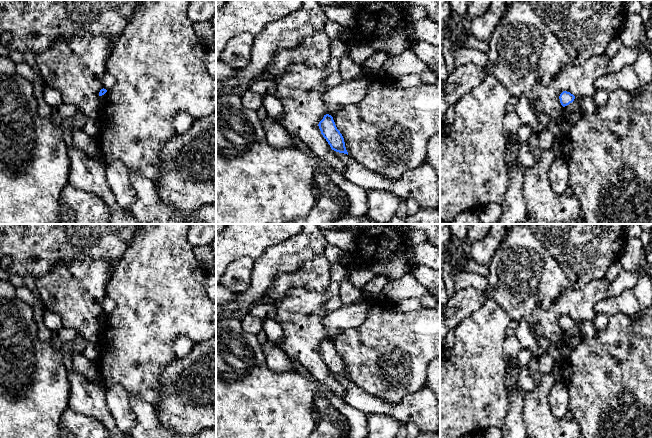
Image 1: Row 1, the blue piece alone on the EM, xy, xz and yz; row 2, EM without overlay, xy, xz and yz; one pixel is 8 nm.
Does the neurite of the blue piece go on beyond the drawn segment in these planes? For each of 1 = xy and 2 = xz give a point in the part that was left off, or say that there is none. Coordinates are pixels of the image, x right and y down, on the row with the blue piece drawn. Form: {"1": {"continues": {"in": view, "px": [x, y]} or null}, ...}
{"1": {"continues": null}, "2": {"continues": null}}

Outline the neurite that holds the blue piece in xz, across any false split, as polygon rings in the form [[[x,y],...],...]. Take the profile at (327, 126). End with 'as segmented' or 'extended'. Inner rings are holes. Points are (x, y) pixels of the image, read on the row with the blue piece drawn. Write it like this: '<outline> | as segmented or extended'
[[[329,114],[324,115],[318,124],[321,134],[326,139],[331,149],[348,155],[342,134],[337,129],[333,117]]] | as segmented

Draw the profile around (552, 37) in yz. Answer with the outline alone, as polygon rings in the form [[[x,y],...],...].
[[[516,0],[509,5],[503,20],[492,33],[487,57],[484,68],[488,75],[501,83],[510,96],[519,99],[525,95],[537,117],[542,114],[550,118],[563,115],[559,99],[563,91],[575,97],[592,97],[597,91],[594,82],[609,74],[610,59],[604,54],[575,65],[549,27],[535,14],[528,0]]]

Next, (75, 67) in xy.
[[[107,36],[61,38],[47,51],[35,54],[35,61],[44,85],[58,90],[64,104],[75,106],[87,117],[98,118],[104,104],[99,92],[104,88],[105,63],[112,48]]]

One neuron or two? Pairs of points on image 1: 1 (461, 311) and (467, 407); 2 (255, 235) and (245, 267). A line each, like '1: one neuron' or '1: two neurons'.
1: two neurons
2: two neurons

